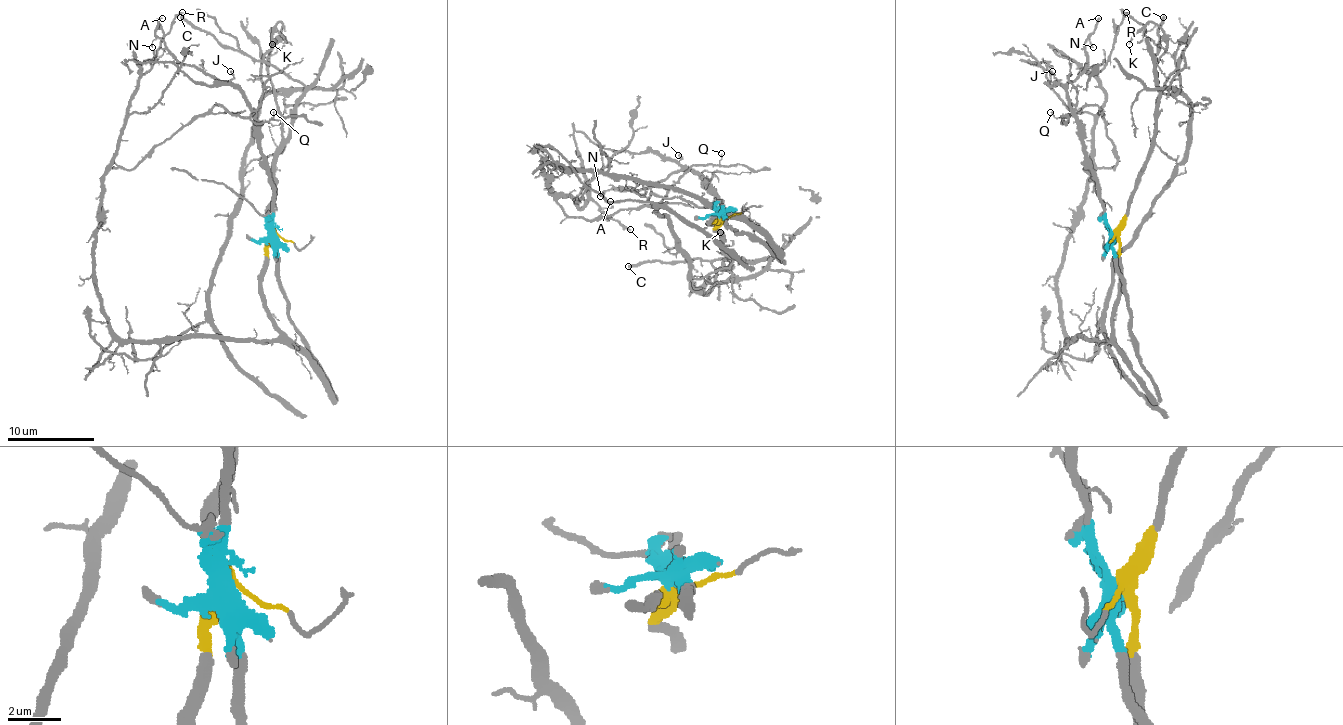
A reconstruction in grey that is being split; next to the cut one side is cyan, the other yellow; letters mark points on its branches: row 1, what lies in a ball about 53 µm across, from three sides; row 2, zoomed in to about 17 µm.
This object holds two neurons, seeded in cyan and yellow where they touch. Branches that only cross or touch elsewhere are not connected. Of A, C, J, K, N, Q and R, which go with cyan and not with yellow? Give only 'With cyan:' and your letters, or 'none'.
With cyan: A, J, N

